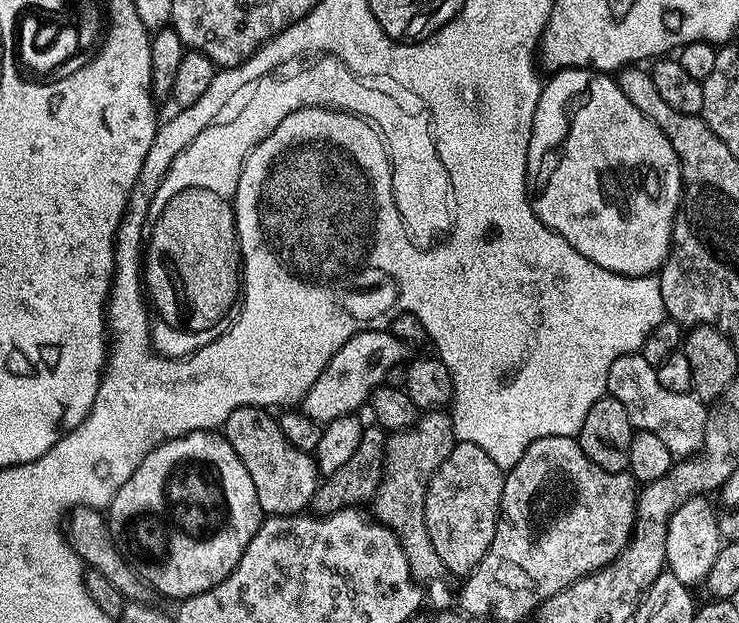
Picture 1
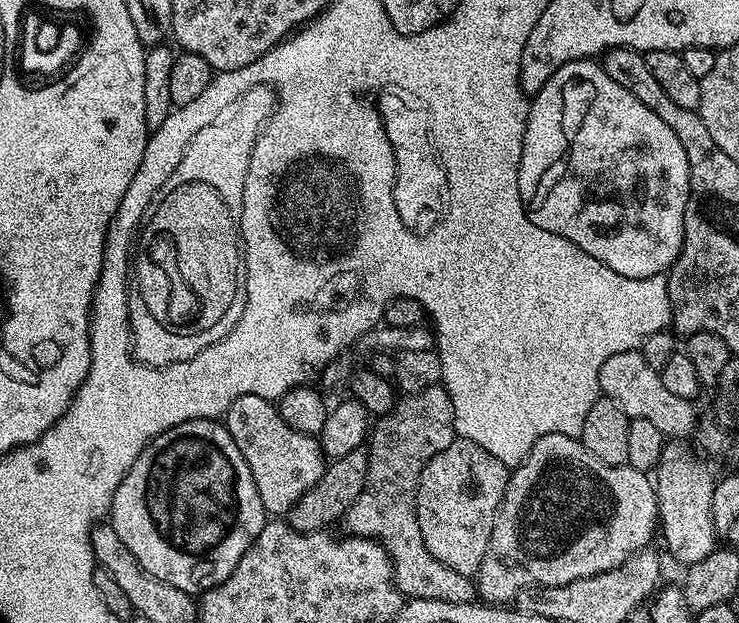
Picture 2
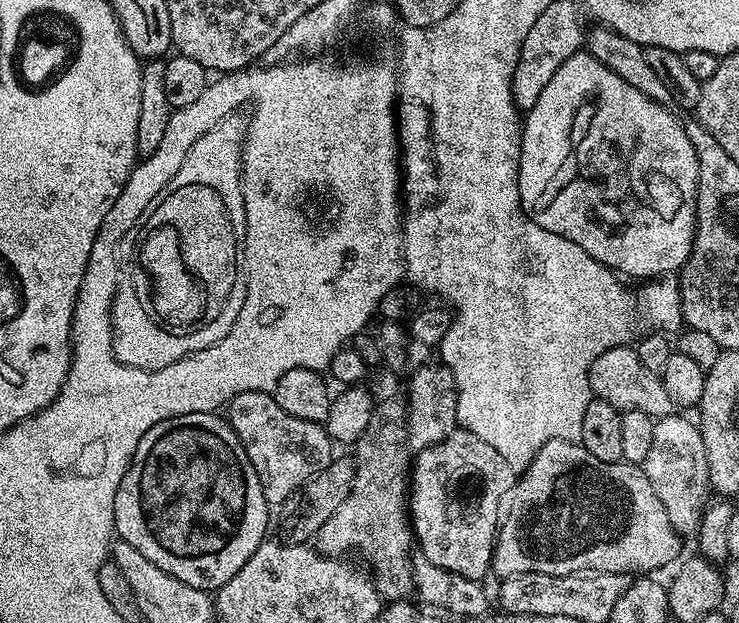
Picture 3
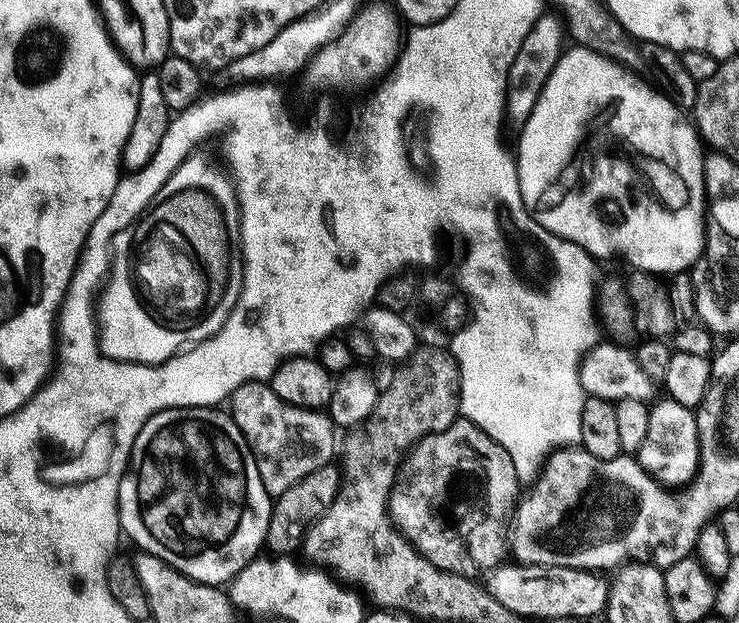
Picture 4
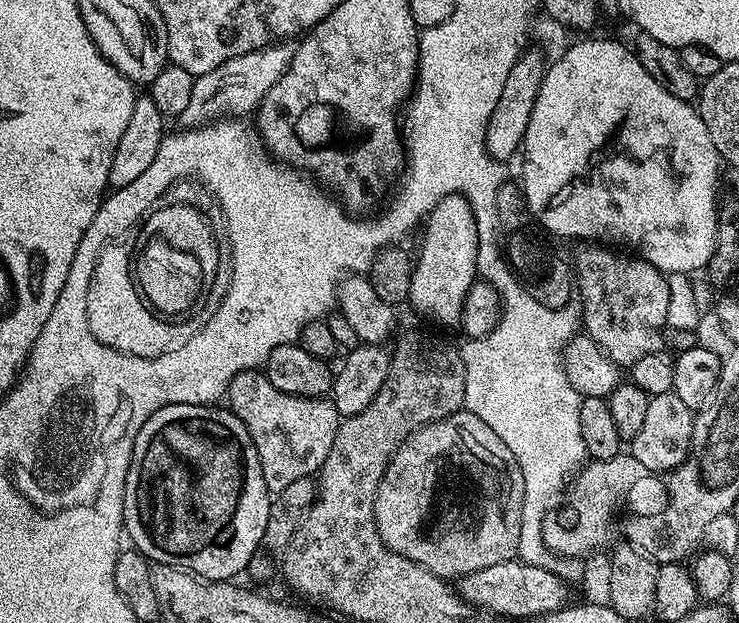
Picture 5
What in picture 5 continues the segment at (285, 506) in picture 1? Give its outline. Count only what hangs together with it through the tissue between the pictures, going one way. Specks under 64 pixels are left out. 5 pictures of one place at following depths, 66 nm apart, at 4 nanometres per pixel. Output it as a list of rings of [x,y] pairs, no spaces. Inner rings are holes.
[[[260,370],[234,374],[226,393],[226,404],[246,426],[258,450],[262,478],[272,494],[286,490],[286,486],[298,482],[298,478],[315,477],[319,473],[326,454],[330,454],[330,446],[334,446],[334,434],[338,434],[342,419],[331,399],[286,394]]]

